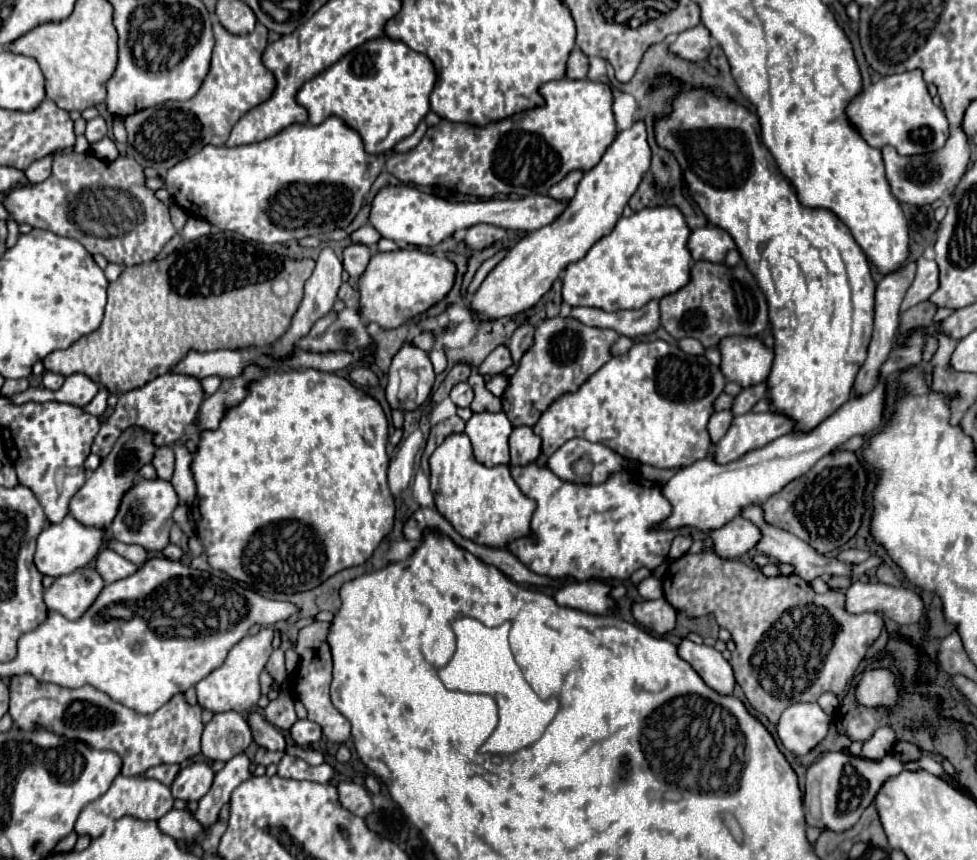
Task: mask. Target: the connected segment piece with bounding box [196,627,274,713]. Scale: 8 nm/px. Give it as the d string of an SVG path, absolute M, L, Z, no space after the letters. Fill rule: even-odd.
M262 627L258 635L254 637L244 637L238 645L234 645L228 651L228 657L224 665L208 673L198 685L196 685L196 695L198 695L198 705L212 711L212 713L222 713L222 711L238 711L244 713L252 709L258 699L260 699L260 681L258 675L264 669L270 653L272 653L272 639L274 631L272 627Z

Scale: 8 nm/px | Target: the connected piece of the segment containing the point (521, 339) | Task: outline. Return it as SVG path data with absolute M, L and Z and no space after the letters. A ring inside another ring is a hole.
M520 325L508 343L508 349L512 353L514 363L518 363L522 359L522 355L532 347L532 343L534 343L534 327L532 325Z

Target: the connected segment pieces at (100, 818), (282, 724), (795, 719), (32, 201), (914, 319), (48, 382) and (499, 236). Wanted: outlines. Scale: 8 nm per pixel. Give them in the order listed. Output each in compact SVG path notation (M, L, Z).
M118 775L112 781L110 789L102 797L94 799L92 803L88 803L80 811L80 815L76 819L76 829L74 831L78 835L98 837L98 835L104 833L104 829L112 821L116 821L116 819L120 819L124 815L132 815L132 817L138 817L138 819L144 819L144 821L148 821L148 819L160 819L162 815L166 815L168 811L172 811L172 805L174 805L174 797L170 795L170 787L166 787L164 783L160 783L156 779L146 779L142 775L134 775L134 777Z
M280 691L278 699L270 701L264 709L264 717L280 731L288 731L298 719L294 713L294 699L286 691Z
M796 703L782 713L778 737L788 751L804 755L826 737L830 721L832 717L826 715L818 703Z
M56 153L52 175L28 187L16 187L4 207L16 223L28 223L62 237L80 241L92 255L102 253L110 263L134 267L154 259L176 235L164 205L146 187L144 169L132 157L102 161L88 153Z
M922 301L914 307L910 307L908 311L904 311L900 315L900 331L908 331L914 327L930 327L934 323L934 313L936 313L936 305L932 301Z
M50 371L44 373L44 387L46 387L46 389L50 389L50 391L58 391L58 389L62 387L62 383L64 383L64 377L62 377L62 375L58 375L58 373L50 373Z
M476 225L466 229L464 235L464 243L470 251L482 251L486 247L490 247L496 241L502 241L506 237L506 231L500 227L492 227L492 225Z

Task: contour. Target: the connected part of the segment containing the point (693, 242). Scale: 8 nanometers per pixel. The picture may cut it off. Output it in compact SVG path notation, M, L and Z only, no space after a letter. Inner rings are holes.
M718 227L694 229L690 235L690 241L688 241L688 249L690 249L694 261L708 259L712 263L722 263L726 253L734 247L736 245L734 245L732 237Z

